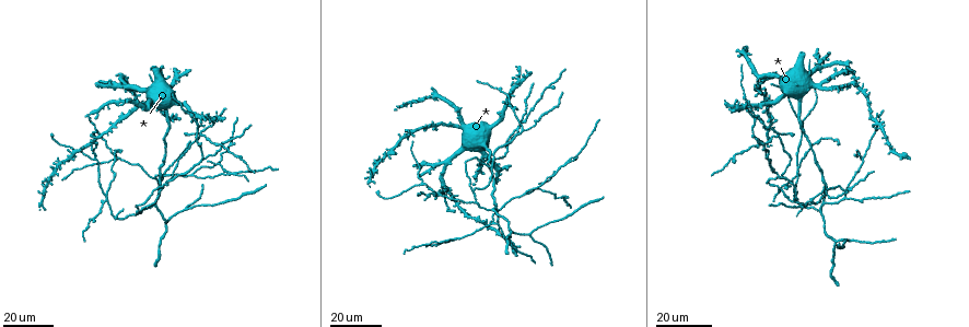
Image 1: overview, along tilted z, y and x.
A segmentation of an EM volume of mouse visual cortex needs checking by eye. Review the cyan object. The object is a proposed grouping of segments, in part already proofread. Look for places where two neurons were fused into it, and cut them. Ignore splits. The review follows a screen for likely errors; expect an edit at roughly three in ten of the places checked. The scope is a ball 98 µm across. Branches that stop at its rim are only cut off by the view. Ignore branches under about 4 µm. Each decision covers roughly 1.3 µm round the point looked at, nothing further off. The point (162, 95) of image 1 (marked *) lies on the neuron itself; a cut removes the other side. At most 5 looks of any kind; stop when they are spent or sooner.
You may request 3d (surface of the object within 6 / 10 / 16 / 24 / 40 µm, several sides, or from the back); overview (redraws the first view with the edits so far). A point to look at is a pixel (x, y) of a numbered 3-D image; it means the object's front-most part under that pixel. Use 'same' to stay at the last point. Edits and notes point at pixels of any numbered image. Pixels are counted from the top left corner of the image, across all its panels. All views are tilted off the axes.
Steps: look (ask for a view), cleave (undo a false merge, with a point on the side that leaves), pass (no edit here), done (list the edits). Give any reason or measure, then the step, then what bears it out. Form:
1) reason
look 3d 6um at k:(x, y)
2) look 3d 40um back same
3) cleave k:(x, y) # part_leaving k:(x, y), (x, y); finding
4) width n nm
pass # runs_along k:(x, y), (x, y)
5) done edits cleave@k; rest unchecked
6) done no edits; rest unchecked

looks like a crossing
look 3d 24um at 1:(200, 135)

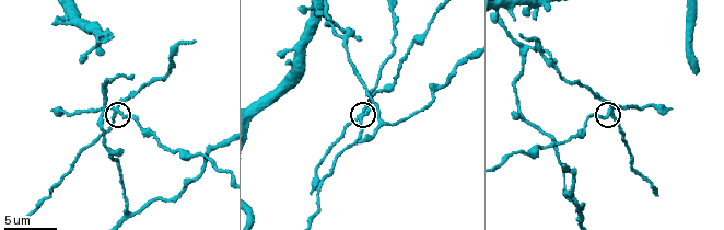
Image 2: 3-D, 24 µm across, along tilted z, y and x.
closer look
look 3d 10um at 2:(119, 111)

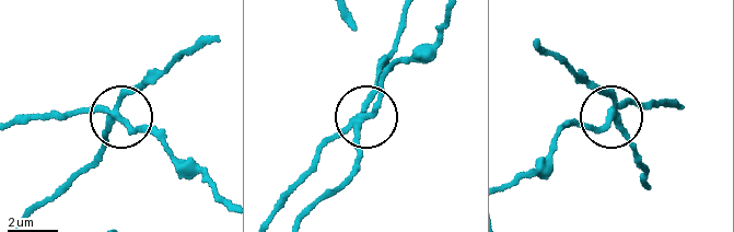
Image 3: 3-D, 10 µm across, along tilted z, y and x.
width 230 nm
cleave 3:(137, 130) # part_leaving 3:(610, 111), (602, 123), (568, 129), (536, 165), (507, 182); a second neuron is stuck on

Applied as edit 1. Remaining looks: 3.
branch point
look 3d 16um at 1:(422, 184)

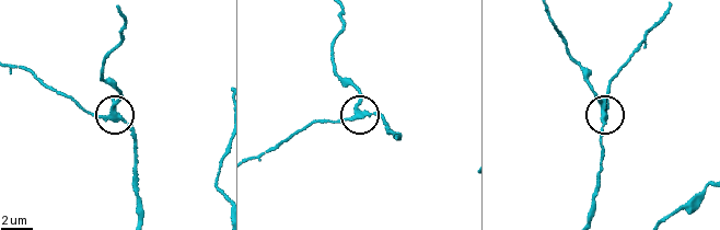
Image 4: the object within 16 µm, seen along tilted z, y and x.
look 3d 10um at 4:(604, 109)

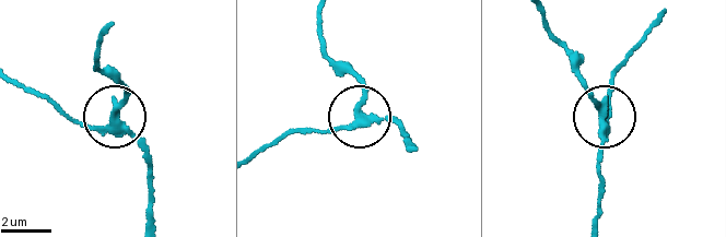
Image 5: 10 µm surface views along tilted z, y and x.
arms 3
cleave 5:(124, 95) # part_leaving 5:(112, 122), (124, 90), (100, 62), (110, 24); two neurons meet here

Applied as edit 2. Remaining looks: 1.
done edits cleave@3, cleave@5; rest unchecked

